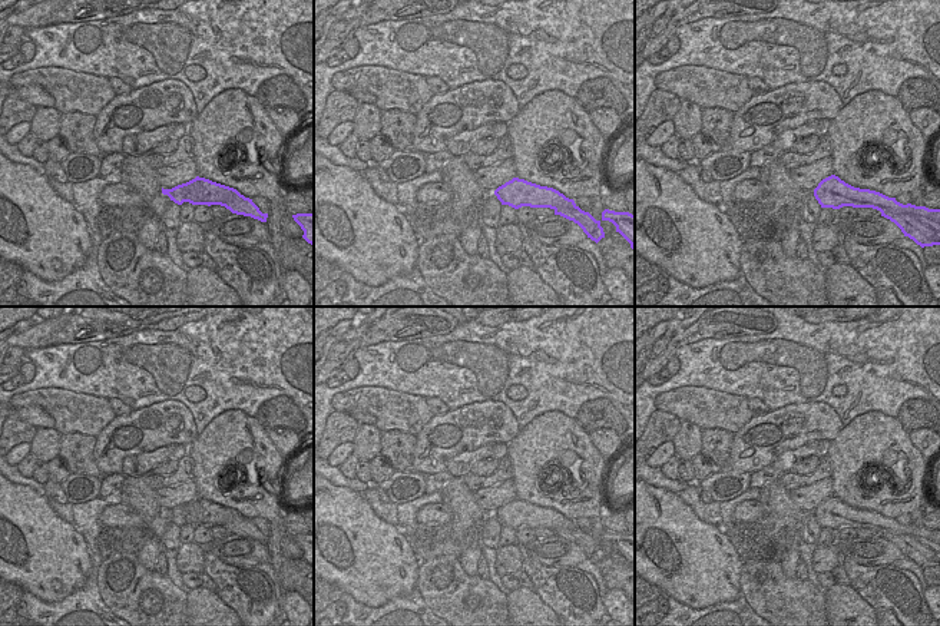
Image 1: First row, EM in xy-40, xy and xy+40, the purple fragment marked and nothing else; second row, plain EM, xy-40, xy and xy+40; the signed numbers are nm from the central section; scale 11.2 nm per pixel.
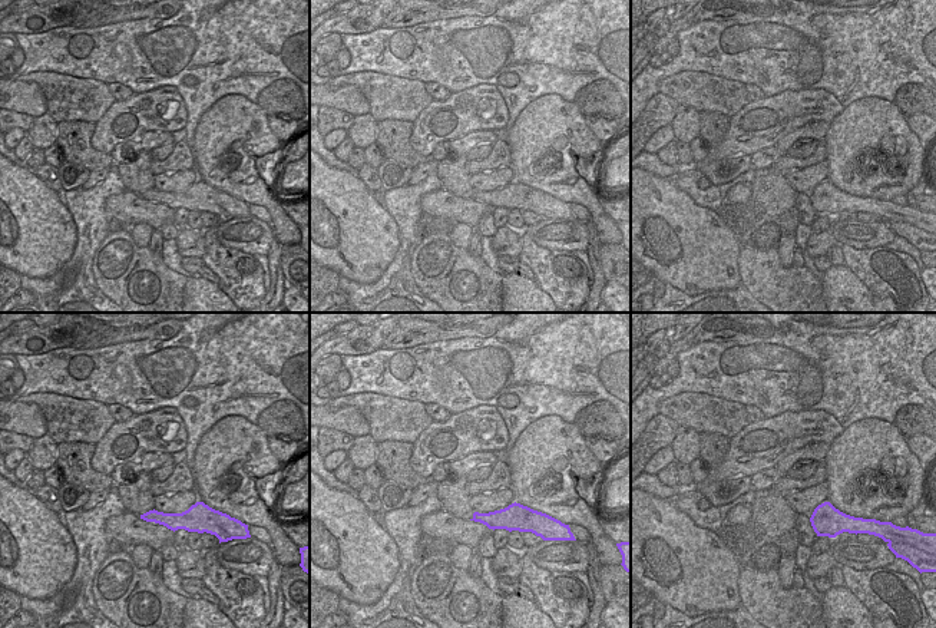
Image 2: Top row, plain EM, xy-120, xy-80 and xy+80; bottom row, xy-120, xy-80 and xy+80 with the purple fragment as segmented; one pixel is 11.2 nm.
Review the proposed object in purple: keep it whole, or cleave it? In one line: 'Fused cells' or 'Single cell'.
Fused cells

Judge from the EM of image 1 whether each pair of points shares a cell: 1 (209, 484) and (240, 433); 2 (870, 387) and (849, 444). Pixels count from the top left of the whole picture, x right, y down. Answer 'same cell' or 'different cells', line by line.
1: same cell
2: different cells

